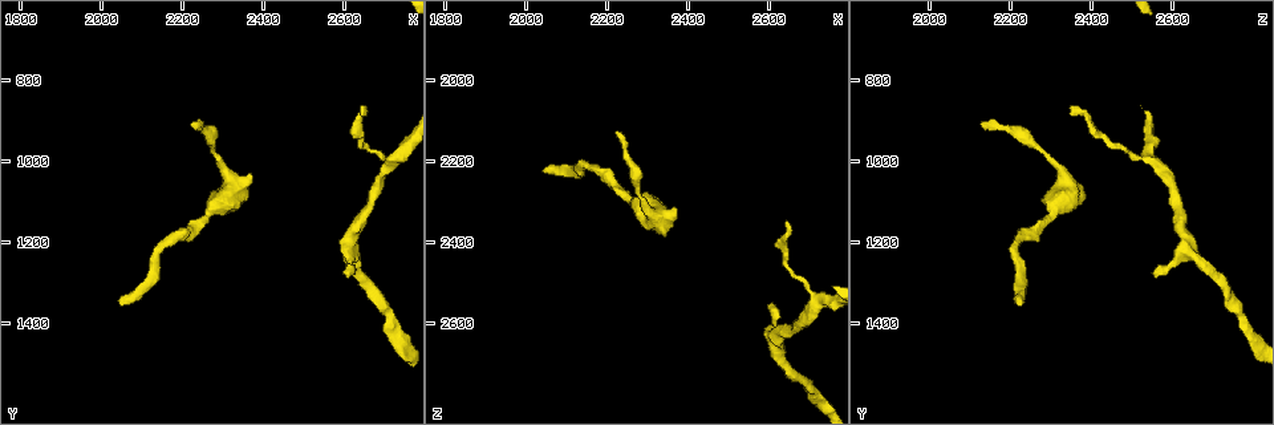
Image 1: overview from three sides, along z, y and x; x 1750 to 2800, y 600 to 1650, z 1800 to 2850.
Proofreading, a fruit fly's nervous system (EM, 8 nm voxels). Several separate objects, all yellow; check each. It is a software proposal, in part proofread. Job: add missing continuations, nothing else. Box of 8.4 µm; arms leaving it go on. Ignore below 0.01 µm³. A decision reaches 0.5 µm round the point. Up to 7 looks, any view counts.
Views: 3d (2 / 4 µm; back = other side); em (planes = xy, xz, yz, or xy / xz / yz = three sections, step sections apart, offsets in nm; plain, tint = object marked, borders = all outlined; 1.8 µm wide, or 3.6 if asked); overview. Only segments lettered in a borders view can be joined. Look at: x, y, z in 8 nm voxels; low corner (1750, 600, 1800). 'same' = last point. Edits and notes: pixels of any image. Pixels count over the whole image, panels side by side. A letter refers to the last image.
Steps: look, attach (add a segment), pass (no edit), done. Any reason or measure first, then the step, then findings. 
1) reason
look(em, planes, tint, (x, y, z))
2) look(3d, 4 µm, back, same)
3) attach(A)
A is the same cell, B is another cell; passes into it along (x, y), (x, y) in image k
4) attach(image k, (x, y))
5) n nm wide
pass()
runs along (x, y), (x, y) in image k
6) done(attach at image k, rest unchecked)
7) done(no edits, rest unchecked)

branch stops here
look(3d, 2 µm, (2040, 1355, 2210))

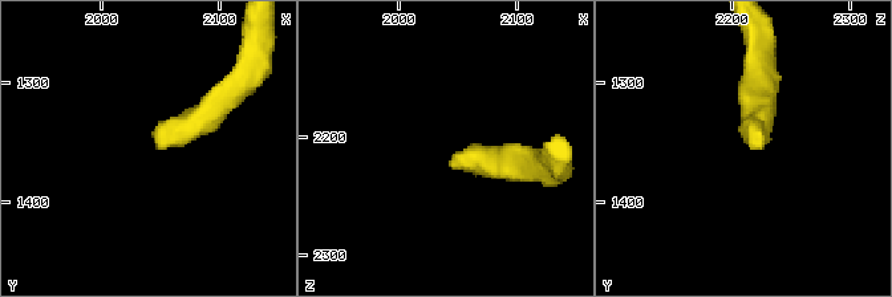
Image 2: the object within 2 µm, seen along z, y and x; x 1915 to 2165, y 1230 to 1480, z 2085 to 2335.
shape alone is not enough
look(em, planes, borders, (2046, 1356, 2218))

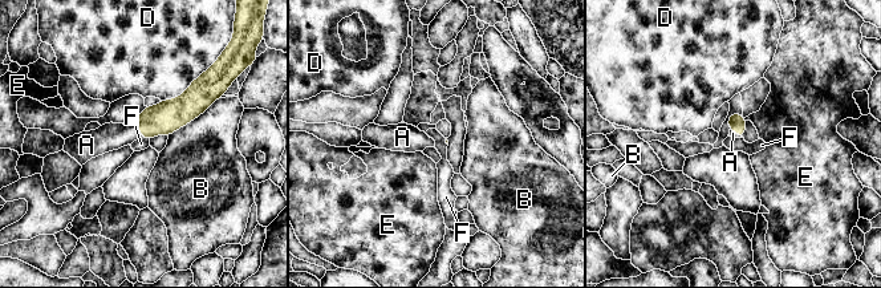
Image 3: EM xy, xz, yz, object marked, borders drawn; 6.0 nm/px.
attach(A)
A is the same cell, B, D, E and F are other cells; passes into it along (166, 117), (139, 130), (109, 137) in image 3; the neuron continues

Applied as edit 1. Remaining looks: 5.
long arm stops here
look(em, yz, step 8, borders, (2225, 910, 2135))

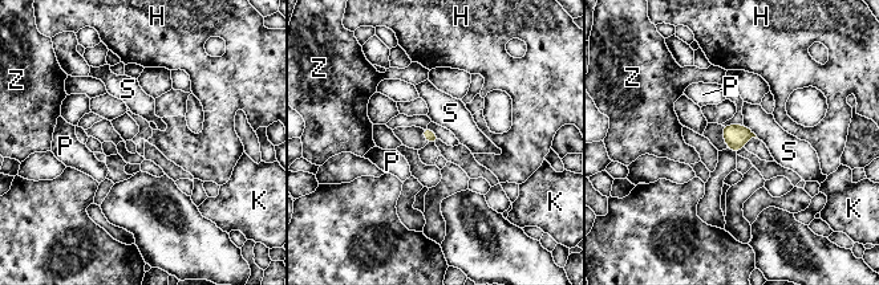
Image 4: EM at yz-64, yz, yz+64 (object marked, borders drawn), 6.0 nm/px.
look(em, planes, borders, same)

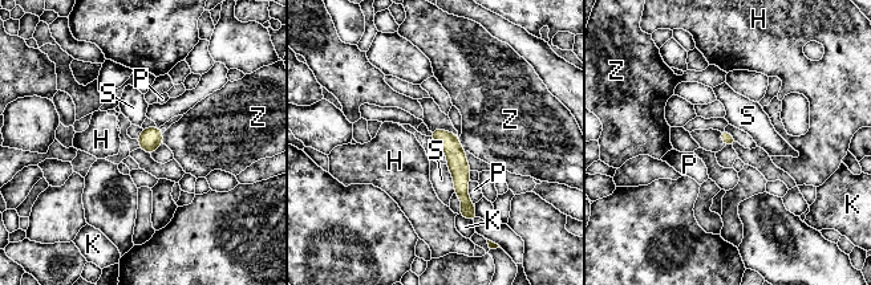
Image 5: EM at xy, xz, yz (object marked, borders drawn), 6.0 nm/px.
S touches over 190 nm
pass()
H, K, P, S and Z are other cells; border along (445, 165), (450, 174), (454, 192) in image 5; none of them fits

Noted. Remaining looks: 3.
done(attach at image 3, rest unchecked)

